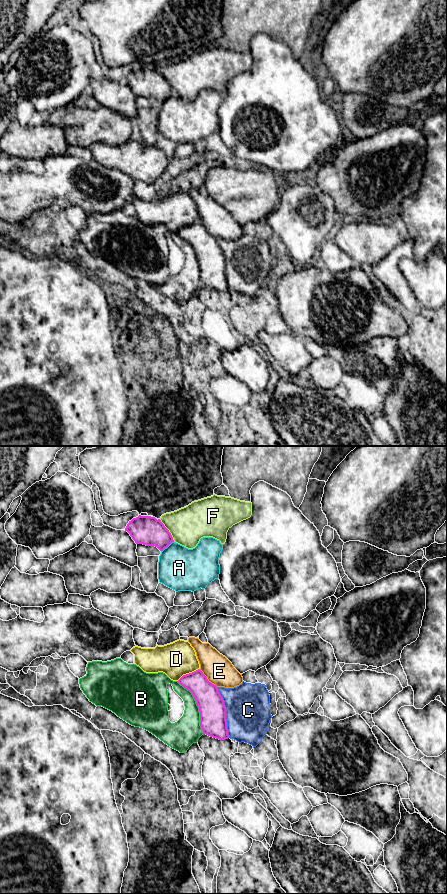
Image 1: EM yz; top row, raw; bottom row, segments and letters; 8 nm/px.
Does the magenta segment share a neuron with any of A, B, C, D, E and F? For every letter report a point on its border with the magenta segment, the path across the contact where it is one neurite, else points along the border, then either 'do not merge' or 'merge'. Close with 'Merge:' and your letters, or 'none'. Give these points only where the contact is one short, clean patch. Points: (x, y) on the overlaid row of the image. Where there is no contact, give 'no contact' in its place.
A: meets magenta in yz at (167, 546); do not merge
B: meets magenta in yz at (197, 705); do not merge
C: meets magenta in yz at (225, 712); do not merge
D: meets magenta in yz at (189, 673); do not merge
E: meets magenta in yz at (207, 679); do not merge
F: meets magenta in yz at (168, 530); do not merge
Merge: none

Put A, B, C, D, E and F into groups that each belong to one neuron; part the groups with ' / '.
A / B / C / D / E / F

